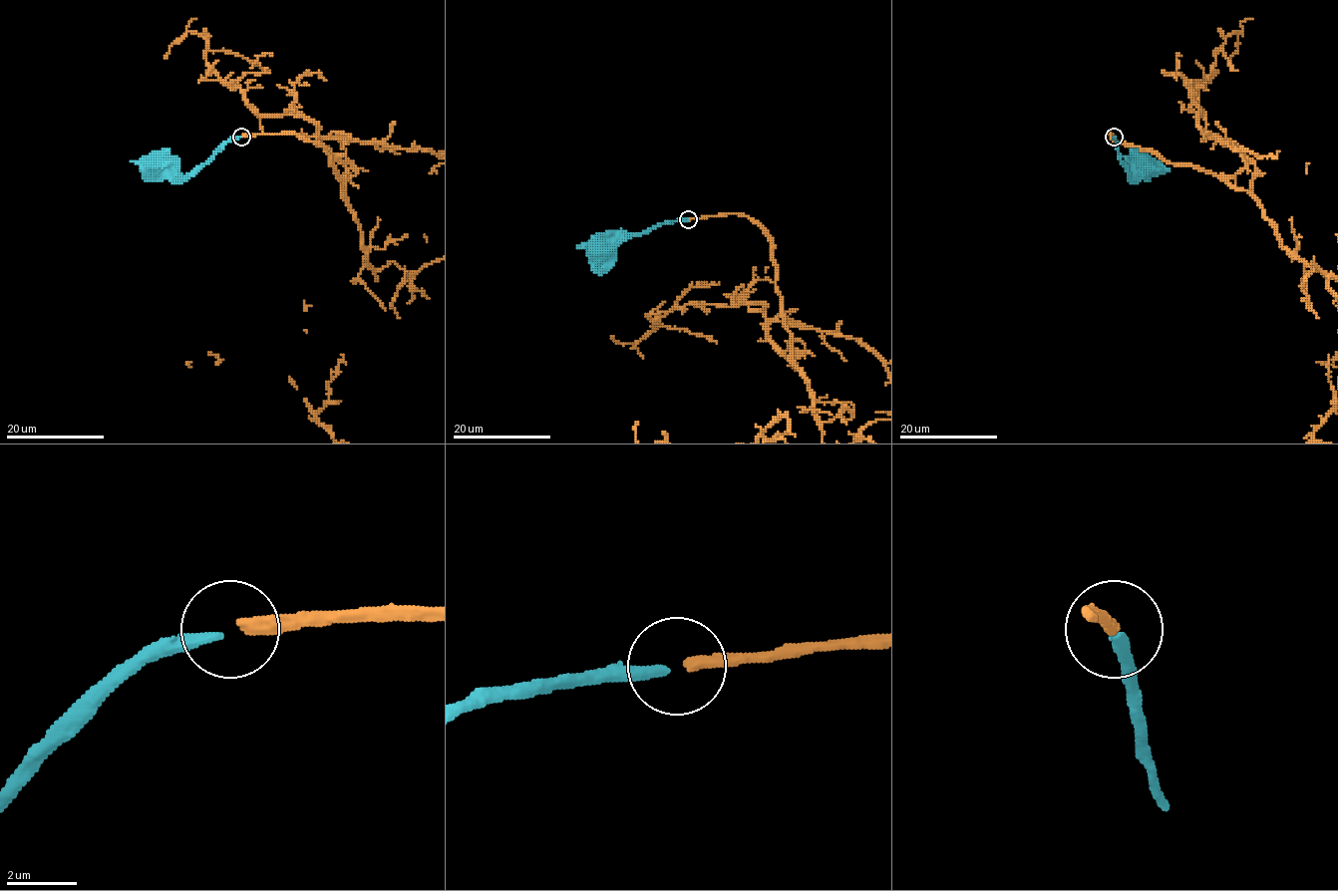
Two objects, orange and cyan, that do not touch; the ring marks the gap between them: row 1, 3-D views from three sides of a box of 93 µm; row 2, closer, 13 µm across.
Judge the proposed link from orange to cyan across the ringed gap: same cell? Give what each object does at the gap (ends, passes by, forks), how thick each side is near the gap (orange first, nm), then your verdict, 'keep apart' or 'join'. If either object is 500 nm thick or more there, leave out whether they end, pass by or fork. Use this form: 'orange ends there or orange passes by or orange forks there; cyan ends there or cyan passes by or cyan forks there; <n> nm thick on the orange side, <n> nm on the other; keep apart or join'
orange ends there; cyan ends there; 340 nm thick on the orange side, 280 nm on the other; join

